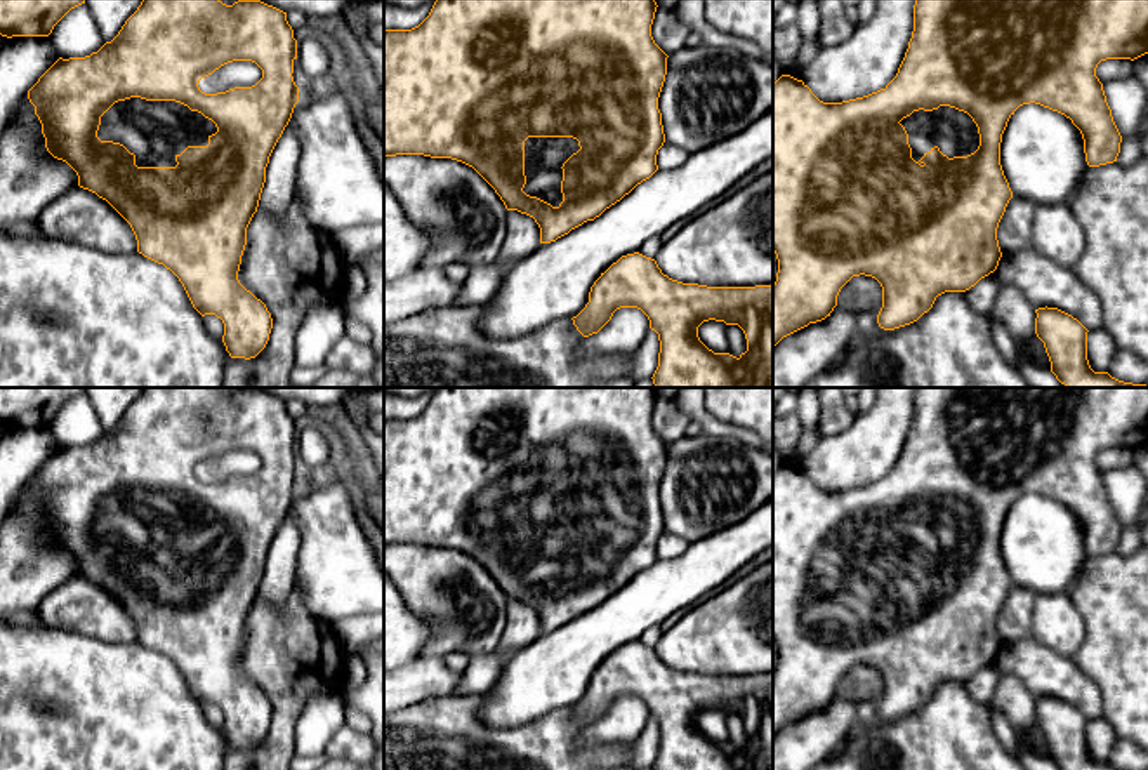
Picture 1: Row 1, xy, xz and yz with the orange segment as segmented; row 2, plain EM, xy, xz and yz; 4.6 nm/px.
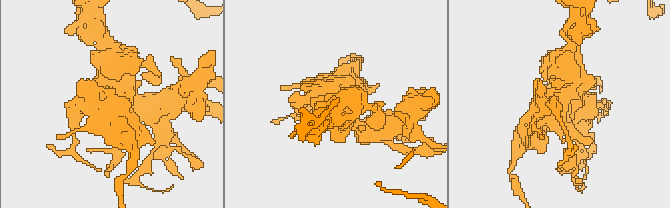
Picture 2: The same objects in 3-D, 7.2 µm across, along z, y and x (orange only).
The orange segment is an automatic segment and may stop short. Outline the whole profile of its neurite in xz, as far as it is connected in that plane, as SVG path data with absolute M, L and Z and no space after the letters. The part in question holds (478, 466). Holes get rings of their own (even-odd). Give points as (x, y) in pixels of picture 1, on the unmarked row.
M438 388L429 405L419 415L384 421L384 548L396 544L424 544L431 548L452 548L472 556L495 579L507 600L518 600L535 608L540 617L540 633L556 631L584 612L594 610L658 560L656 544L665 532L658 487L665 471L669 445L651 426L656 396L655 388Z

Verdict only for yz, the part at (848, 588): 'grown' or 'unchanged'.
grown

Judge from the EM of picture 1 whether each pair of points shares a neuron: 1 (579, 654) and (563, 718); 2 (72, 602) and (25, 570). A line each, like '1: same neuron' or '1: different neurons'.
1: different neurons
2: different neurons

